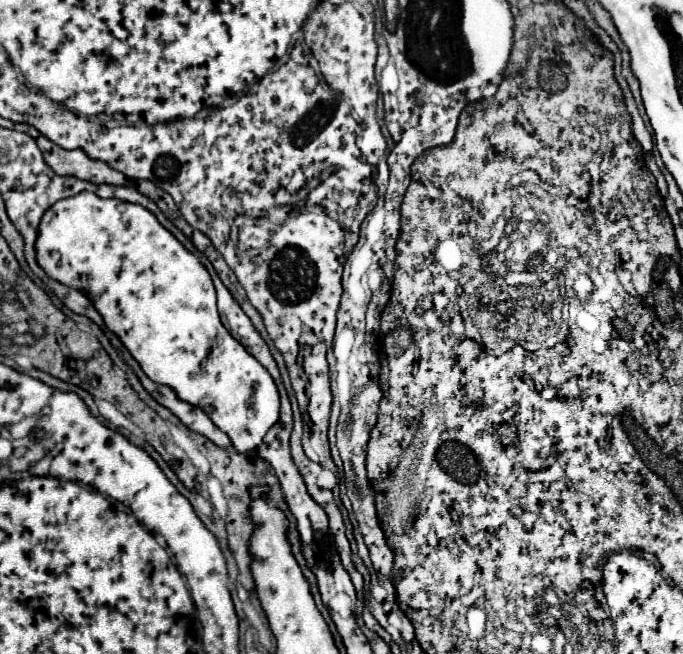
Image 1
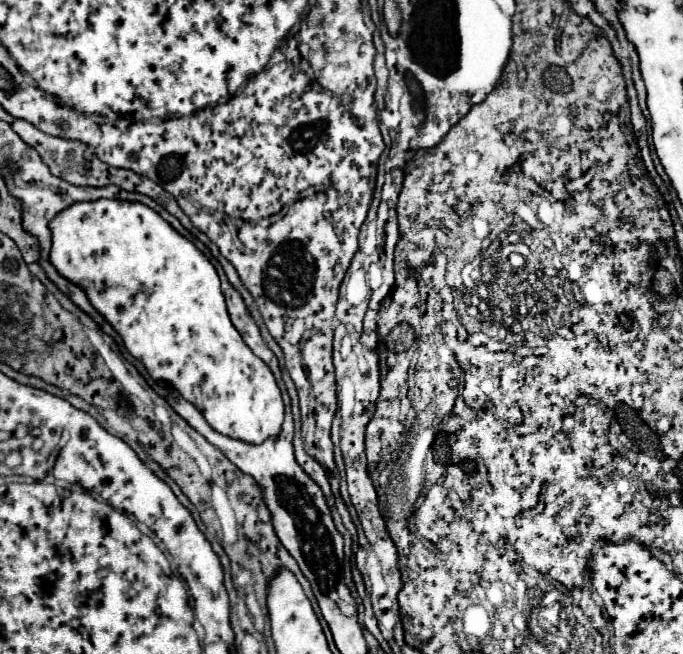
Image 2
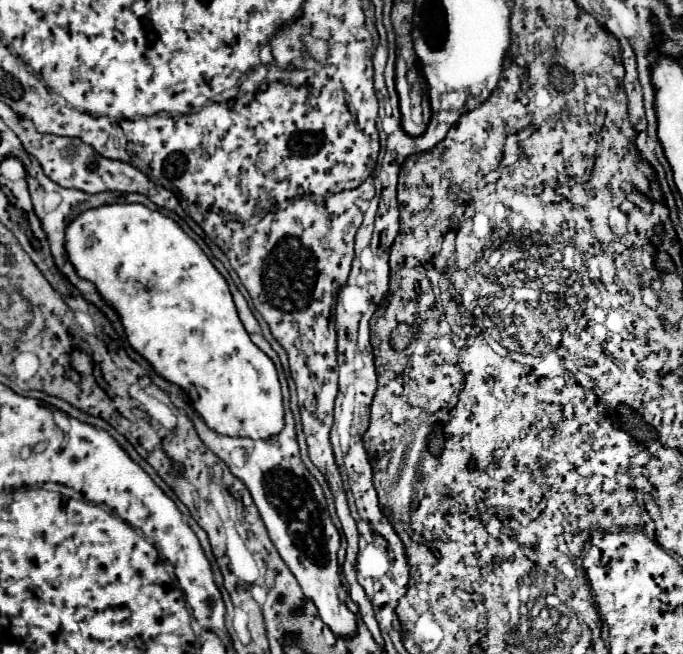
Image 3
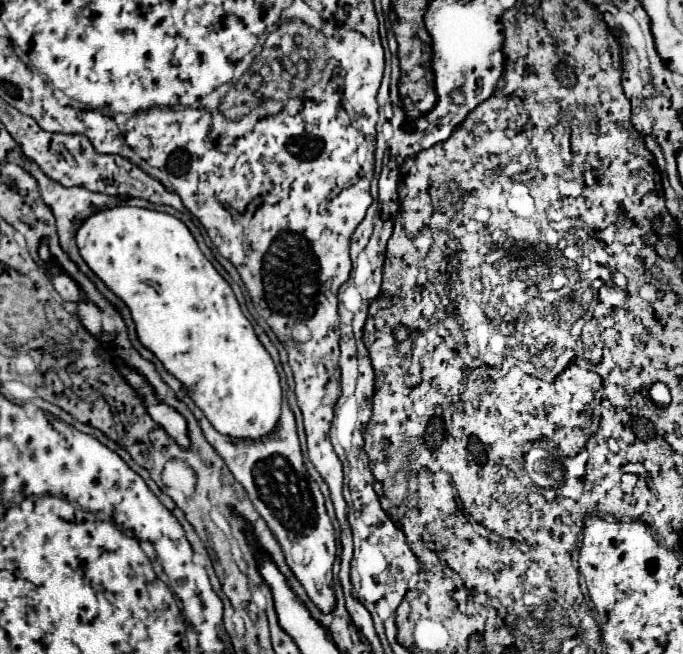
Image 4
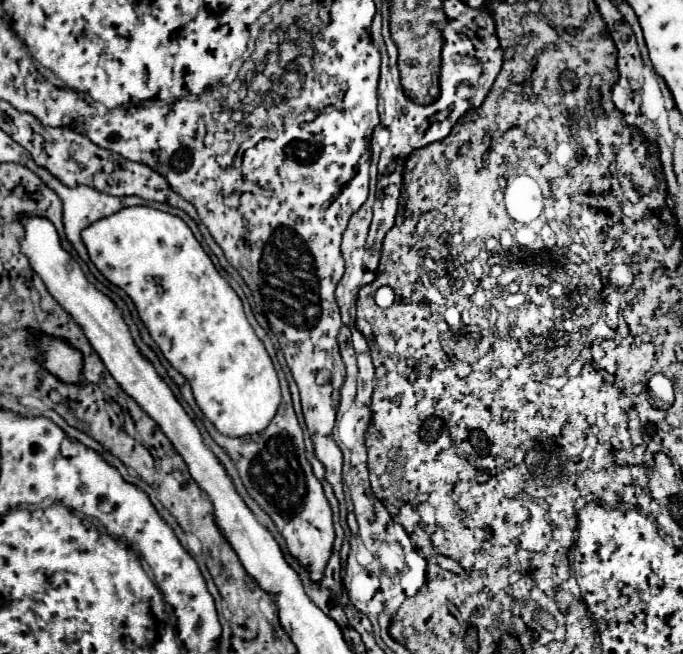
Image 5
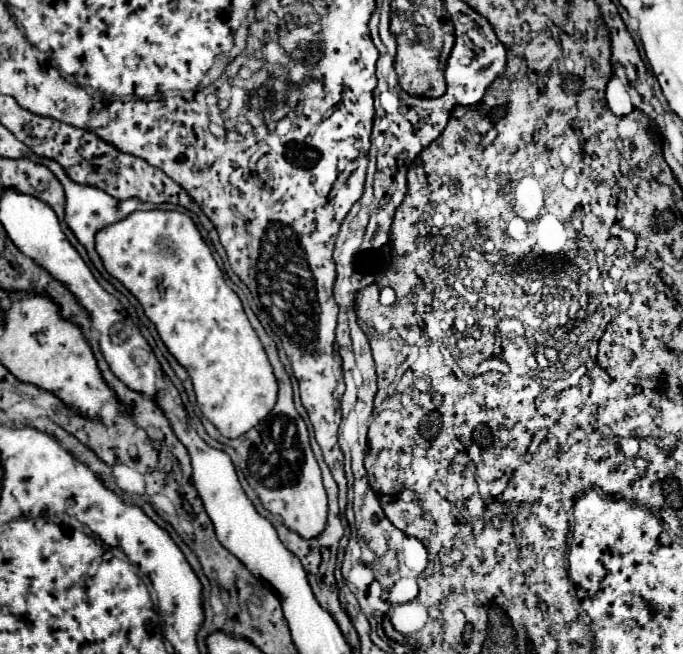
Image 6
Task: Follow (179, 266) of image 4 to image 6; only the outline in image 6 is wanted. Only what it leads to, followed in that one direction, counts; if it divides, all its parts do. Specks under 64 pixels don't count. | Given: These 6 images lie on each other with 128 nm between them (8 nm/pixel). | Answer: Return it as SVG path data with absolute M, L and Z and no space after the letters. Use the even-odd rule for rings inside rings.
M174 210L134 212L128 220L120 220L120 224L104 228L104 232L96 236L96 250L106 270L142 304L170 354L188 370L204 418L208 418L226 438L238 438L264 420L264 416L274 408L278 392L272 366L268 364L266 352L242 308L238 294L226 286L222 270L192 218Z

